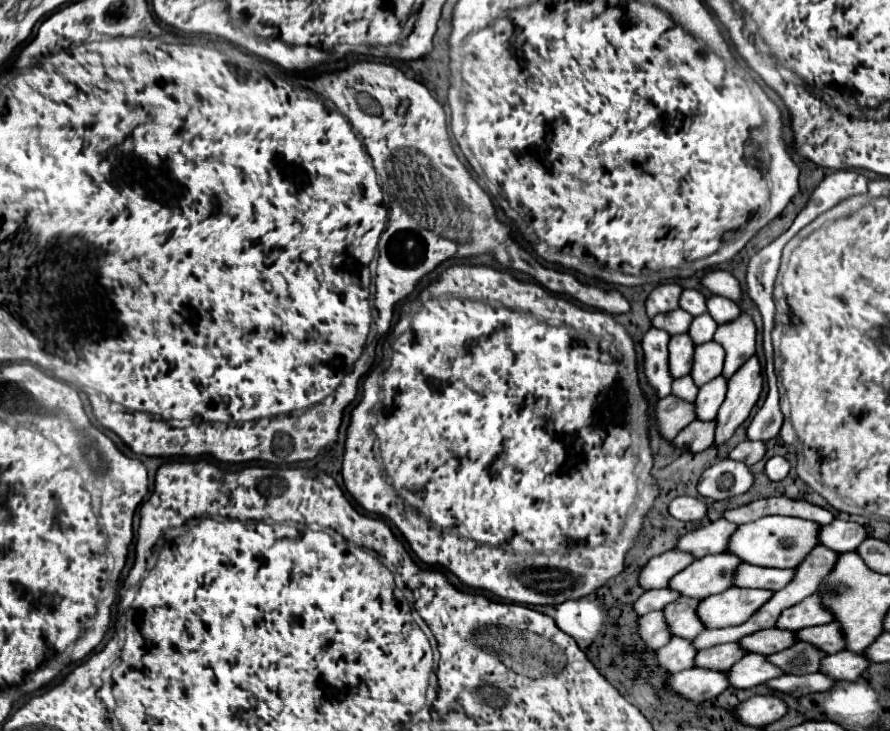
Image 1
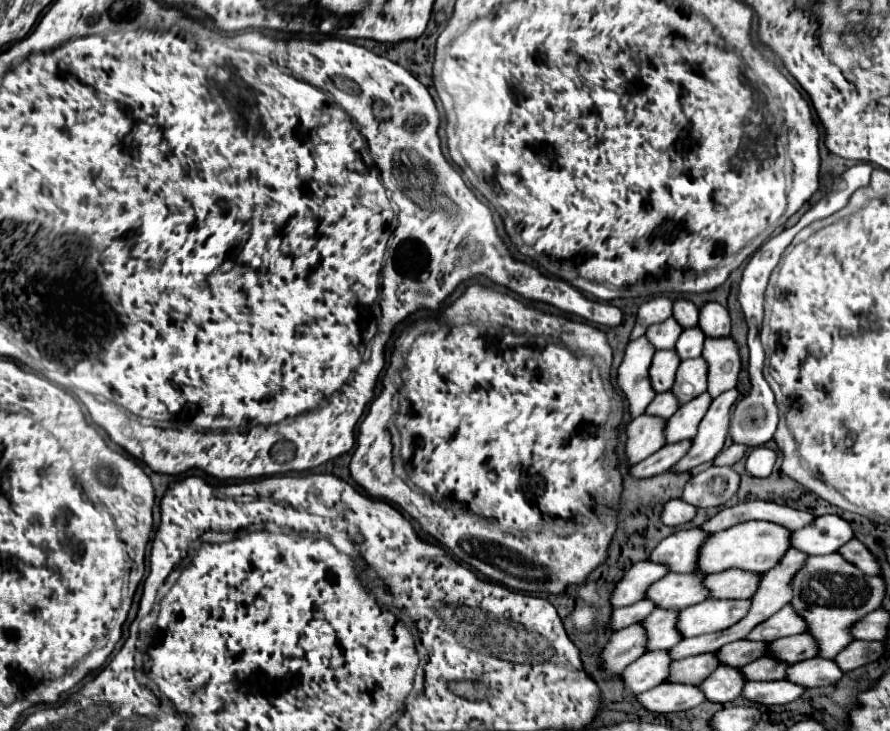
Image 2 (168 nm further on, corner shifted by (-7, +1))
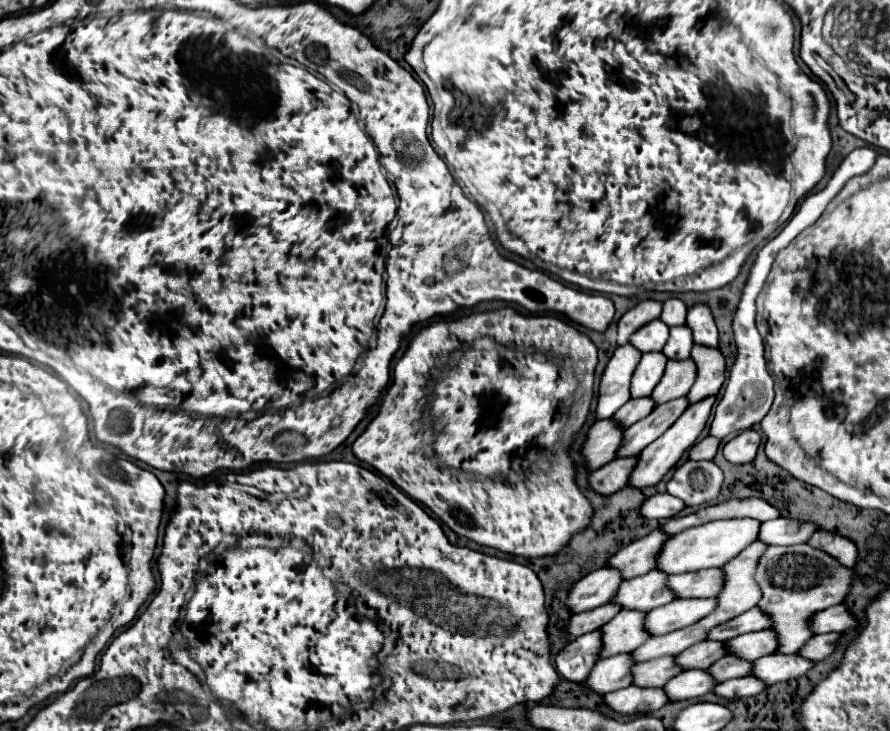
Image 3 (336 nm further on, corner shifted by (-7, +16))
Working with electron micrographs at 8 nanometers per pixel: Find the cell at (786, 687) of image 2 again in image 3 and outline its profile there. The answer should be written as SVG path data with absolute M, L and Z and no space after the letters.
M745 676L737 680L727 680L725 684L717 684L711 692L725 700L735 700L735 698L745 698L745 696L755 696L761 690L765 690L765 686L761 686L753 676Z

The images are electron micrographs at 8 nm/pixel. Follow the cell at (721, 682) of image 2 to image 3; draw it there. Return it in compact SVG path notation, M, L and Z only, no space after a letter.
M693 670L693 672L681 672L673 676L665 686L665 694L669 702L679 702L679 700L689 700L703 696L711 692L715 684L709 684L709 676L705 676L705 670Z

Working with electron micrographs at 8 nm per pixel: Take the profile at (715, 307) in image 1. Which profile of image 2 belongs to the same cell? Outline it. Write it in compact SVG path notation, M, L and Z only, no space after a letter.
M709 301L699 311L699 327L709 337L725 337L731 333L731 315L721 303Z

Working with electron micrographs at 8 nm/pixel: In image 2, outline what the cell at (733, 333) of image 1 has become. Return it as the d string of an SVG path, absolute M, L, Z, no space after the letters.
M707 337L703 357L709 363L709 395L719 397L721 393L737 387L741 371L741 353L737 341L729 337Z

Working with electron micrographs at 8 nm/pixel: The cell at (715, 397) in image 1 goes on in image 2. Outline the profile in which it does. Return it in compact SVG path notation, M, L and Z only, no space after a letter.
M703 393L691 399L689 403L685 403L681 411L677 411L677 415L669 417L669 423L665 429L667 443L677 443L681 439L691 439L693 435L697 435L697 425L703 421L711 403L713 403L713 397L709 393Z

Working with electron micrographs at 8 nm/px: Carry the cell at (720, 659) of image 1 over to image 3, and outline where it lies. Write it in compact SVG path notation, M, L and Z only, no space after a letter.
M665 656L661 660L649 660L645 664L635 664L631 670L633 670L631 684L641 686L641 688L661 688L665 680L681 672L681 668L673 664L671 656Z

